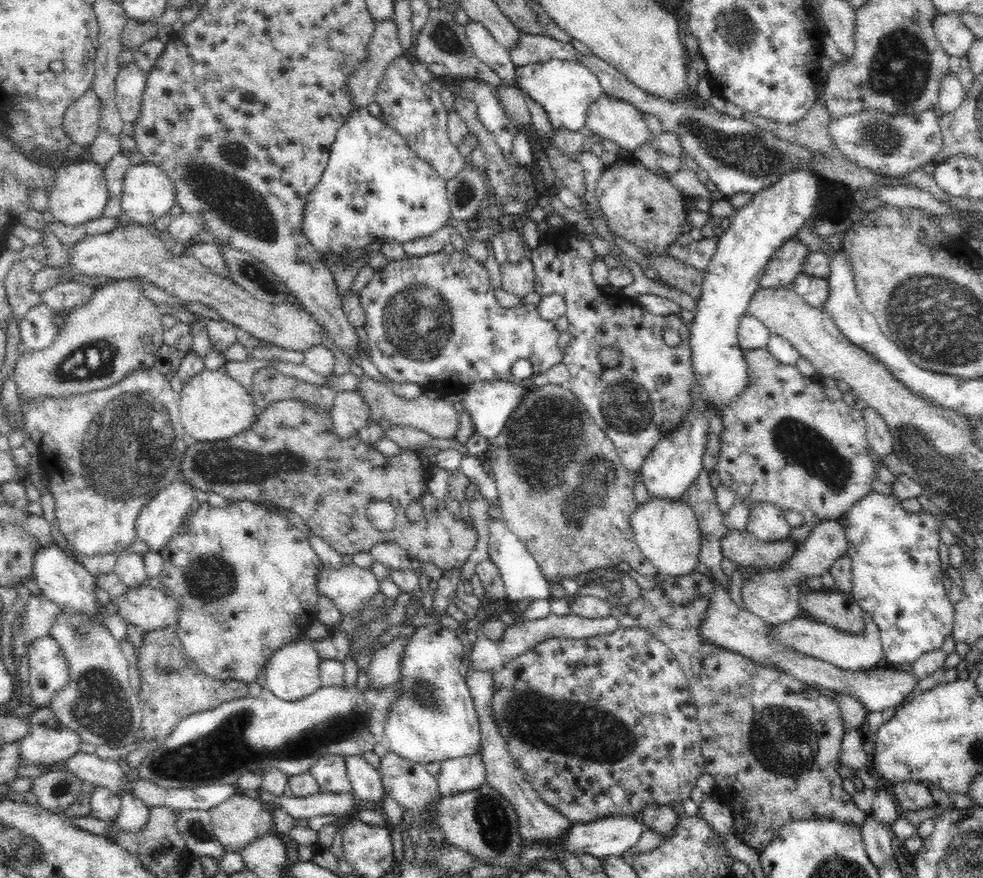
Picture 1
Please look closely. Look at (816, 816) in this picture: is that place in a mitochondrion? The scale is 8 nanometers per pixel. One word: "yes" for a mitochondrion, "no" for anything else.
no

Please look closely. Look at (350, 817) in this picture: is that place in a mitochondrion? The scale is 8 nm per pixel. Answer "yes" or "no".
no

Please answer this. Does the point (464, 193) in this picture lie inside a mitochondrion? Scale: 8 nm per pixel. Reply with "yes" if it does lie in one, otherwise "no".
yes

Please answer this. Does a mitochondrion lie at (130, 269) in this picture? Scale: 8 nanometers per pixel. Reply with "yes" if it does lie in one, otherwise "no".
no

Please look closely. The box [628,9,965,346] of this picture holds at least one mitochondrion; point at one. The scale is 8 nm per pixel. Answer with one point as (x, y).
(901, 64)

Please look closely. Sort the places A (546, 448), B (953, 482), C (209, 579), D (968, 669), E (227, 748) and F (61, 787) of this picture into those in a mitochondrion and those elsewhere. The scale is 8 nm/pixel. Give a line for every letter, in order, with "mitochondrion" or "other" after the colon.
A: mitochondrion
B: mitochondrion
C: mitochondrion
D: other
E: mitochondrion
F: mitochondrion

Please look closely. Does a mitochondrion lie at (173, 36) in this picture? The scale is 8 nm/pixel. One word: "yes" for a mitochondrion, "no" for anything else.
no

